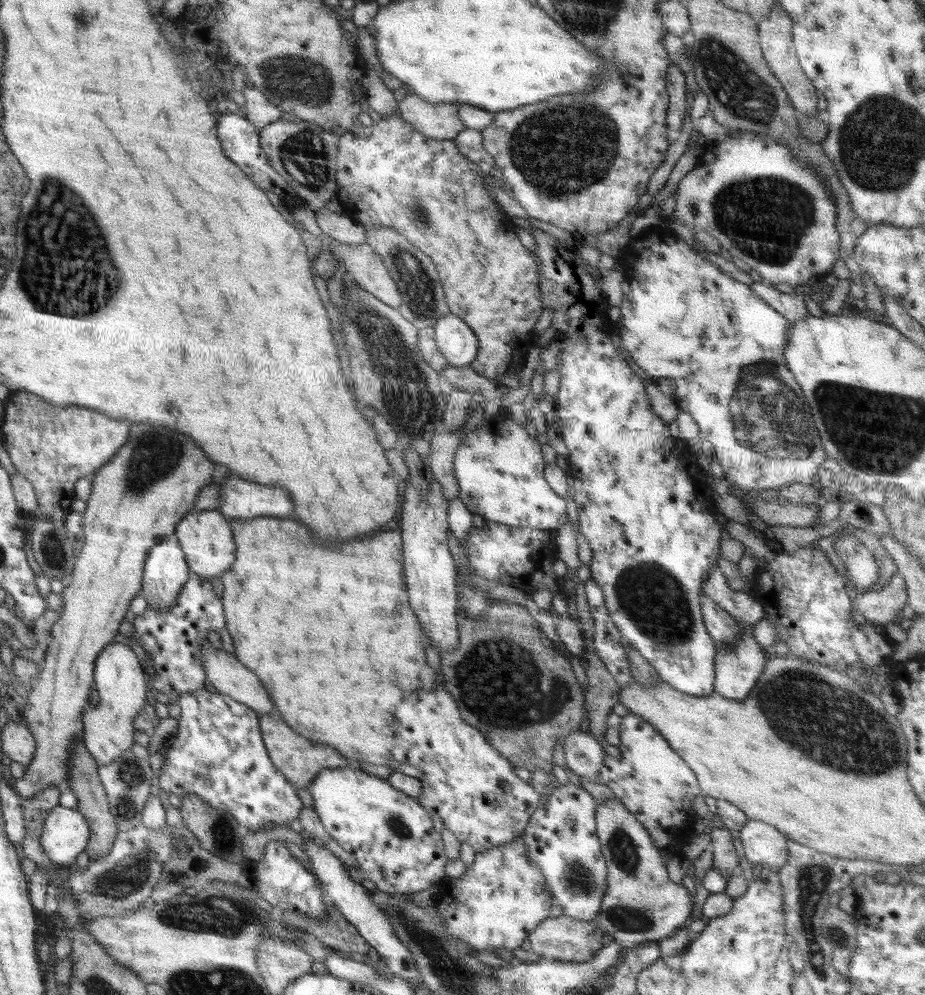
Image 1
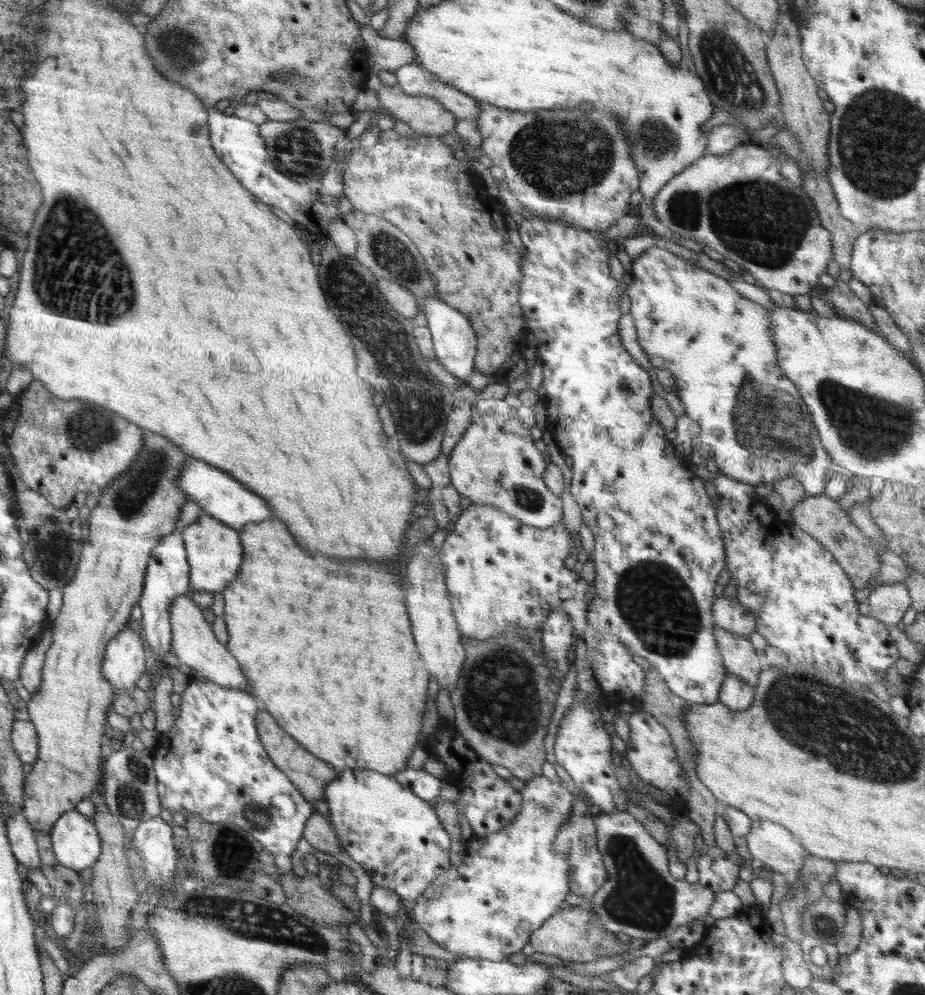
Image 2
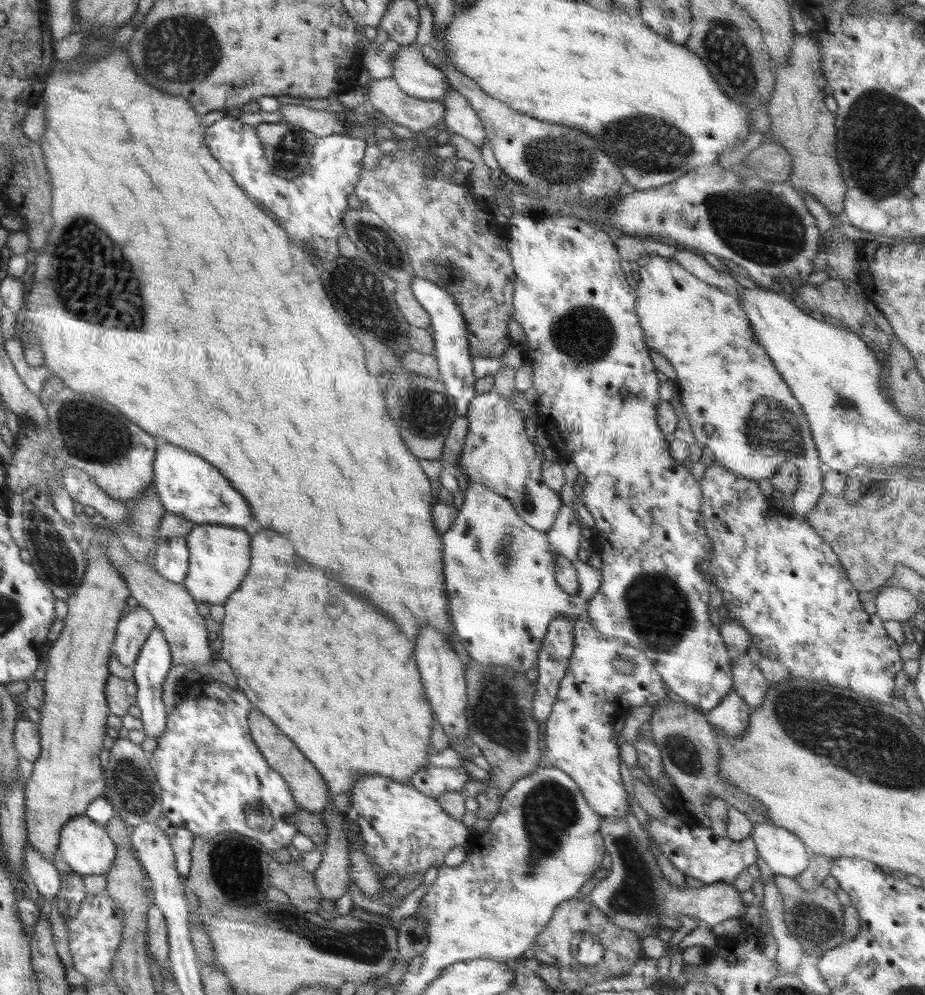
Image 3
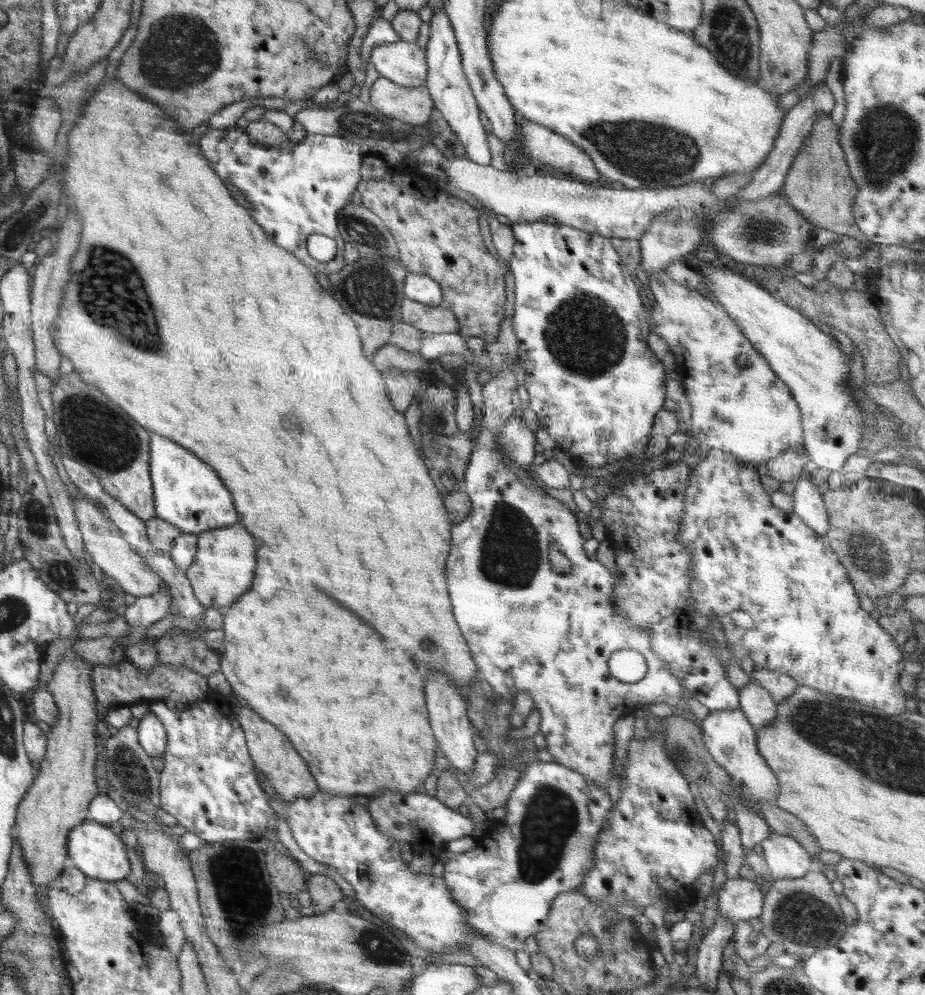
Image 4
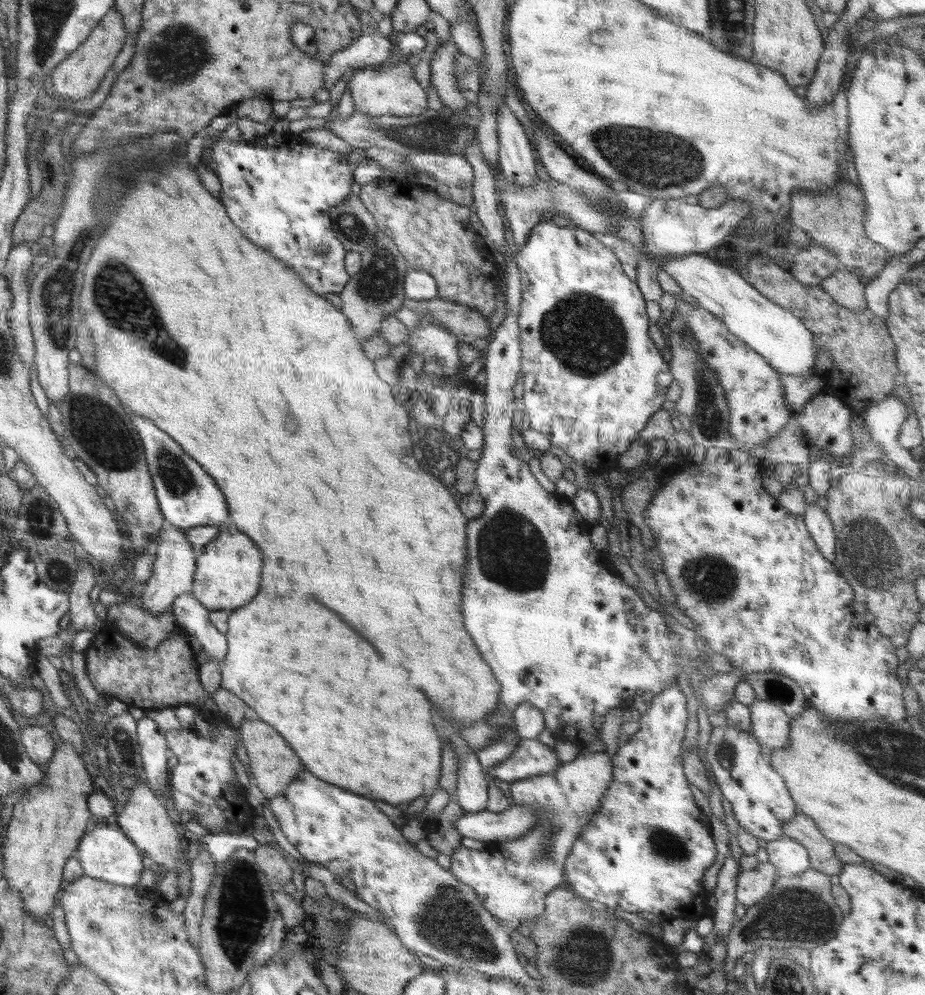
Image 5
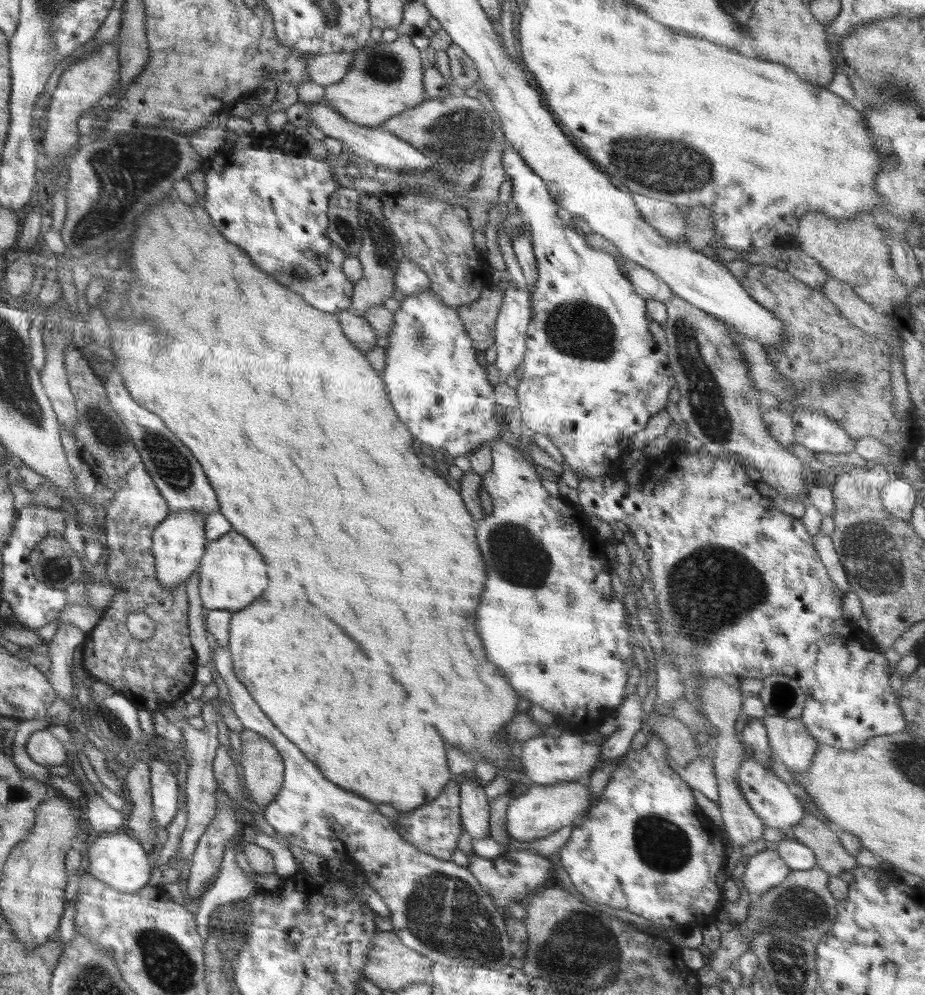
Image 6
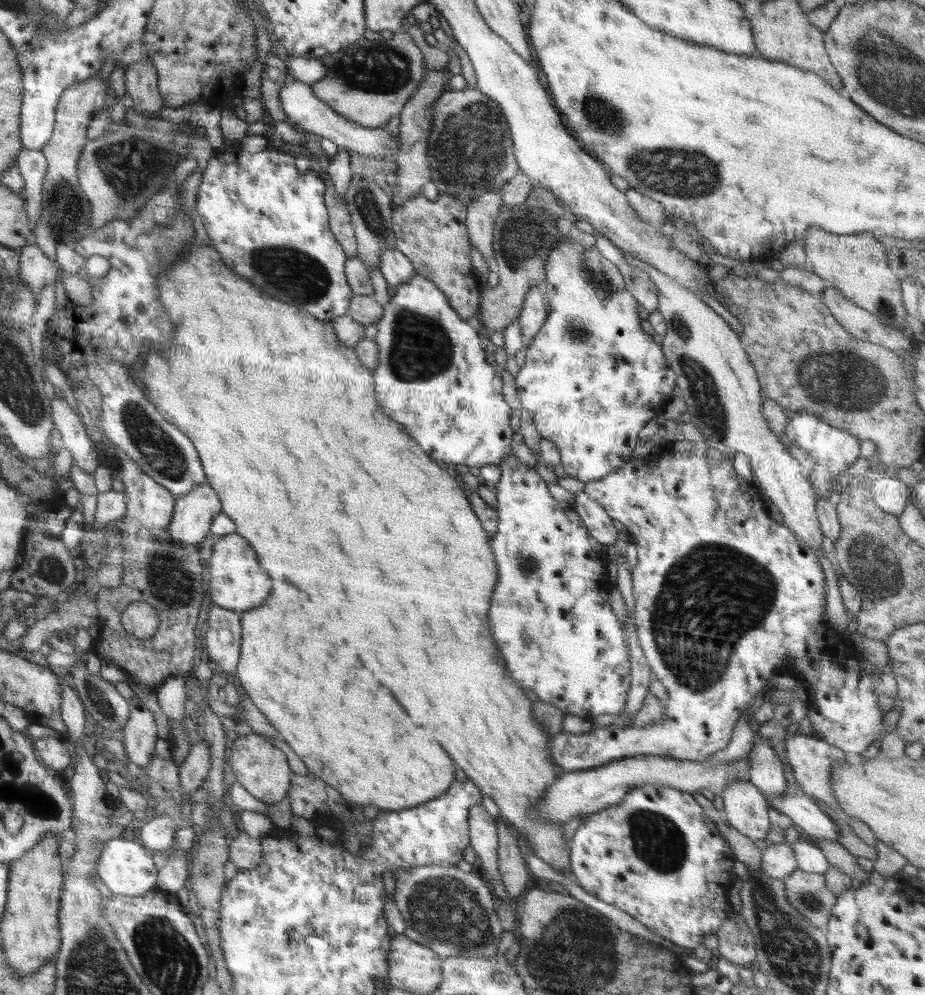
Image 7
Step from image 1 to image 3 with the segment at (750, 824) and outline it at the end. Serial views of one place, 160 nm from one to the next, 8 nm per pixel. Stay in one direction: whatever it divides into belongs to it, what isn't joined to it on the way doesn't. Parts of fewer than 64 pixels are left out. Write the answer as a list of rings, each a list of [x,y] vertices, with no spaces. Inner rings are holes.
[[[760,823],[754,825],[751,837],[760,858],[774,875],[793,878],[808,868],[811,853],[793,832],[772,823]]]

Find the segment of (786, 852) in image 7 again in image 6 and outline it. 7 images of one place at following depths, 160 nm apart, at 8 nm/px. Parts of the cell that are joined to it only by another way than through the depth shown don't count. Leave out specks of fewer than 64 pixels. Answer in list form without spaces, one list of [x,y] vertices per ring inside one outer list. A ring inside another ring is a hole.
[[[773,849],[759,852],[745,861],[745,872],[740,879],[753,897],[759,897],[769,888],[780,884],[792,871],[780,858],[778,851]]]

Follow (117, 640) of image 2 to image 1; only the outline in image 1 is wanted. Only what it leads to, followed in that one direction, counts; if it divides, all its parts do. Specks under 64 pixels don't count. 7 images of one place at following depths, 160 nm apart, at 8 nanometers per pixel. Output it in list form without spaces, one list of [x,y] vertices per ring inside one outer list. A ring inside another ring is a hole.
[[[109,644],[102,649],[102,658],[98,658],[98,670],[94,670],[93,678],[98,678],[100,686],[100,702],[108,702],[108,706],[94,705],[84,713],[84,734],[81,740],[89,755],[99,765],[110,764],[132,748],[134,744],[134,726],[132,720],[137,718],[148,699],[148,684],[144,678],[145,670],[139,664],[136,653],[126,644]]]

